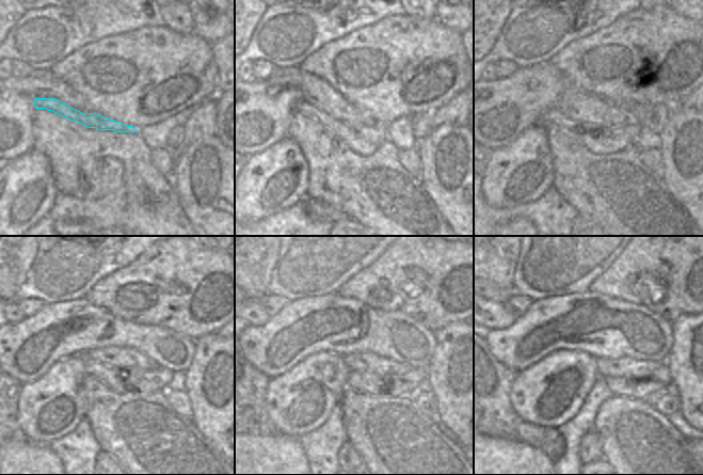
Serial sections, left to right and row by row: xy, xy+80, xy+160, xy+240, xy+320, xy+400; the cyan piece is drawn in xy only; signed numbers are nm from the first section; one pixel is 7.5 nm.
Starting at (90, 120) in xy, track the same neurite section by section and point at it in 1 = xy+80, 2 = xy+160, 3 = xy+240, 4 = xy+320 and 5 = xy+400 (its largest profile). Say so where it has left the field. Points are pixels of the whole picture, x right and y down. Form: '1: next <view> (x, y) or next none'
1: next xy+80 (364, 141)
2: next xy+160 (597, 140)
3: next xy+240 (118, 379)
4: next xy+320 (389, 384)
5: next xy+400 (649, 386)

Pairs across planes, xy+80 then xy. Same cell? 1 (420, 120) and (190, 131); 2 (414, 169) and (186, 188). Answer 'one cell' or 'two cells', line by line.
1: two cells
2: two cells

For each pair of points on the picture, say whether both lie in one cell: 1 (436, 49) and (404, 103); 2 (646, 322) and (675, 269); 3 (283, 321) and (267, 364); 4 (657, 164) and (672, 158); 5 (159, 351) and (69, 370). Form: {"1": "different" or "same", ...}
{"1": "same", "2": "different", "3": "same", "4": "different", "5": "different"}

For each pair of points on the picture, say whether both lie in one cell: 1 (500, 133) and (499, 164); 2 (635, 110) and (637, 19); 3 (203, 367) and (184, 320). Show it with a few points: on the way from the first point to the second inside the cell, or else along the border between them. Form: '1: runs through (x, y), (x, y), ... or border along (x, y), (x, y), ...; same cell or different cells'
1: border along (522, 133), (508, 144), (493, 149); different cells
2: border along (660, 104), (635, 103), (621, 107); different cells
3: border along (217, 332), (204, 334), (196, 339); different cells

